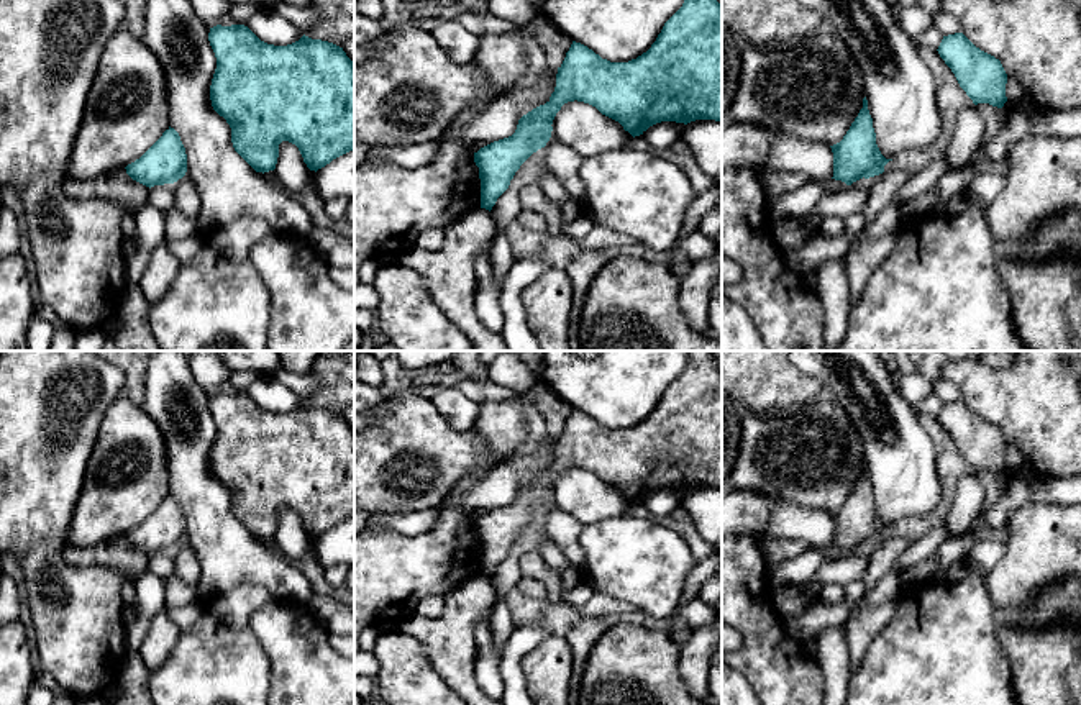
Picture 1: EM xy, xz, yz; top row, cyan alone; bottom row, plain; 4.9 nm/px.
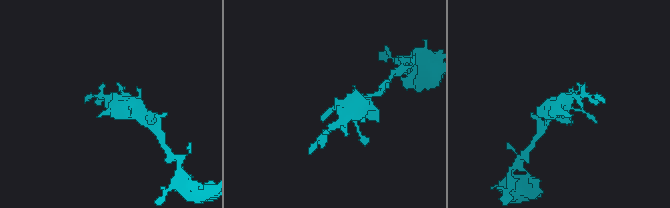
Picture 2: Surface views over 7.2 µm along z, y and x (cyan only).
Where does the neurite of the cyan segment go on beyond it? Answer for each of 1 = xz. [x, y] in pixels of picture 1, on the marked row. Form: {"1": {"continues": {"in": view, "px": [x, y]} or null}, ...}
{"1": {"continues": null}}

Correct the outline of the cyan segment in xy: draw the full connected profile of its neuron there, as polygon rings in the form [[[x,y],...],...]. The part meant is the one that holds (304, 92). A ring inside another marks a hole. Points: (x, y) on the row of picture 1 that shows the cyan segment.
[[[217,25],[208,41],[217,57],[212,107],[230,125],[235,151],[256,172],[276,169],[282,141],[295,144],[315,172],[354,151],[354,62],[343,48],[305,34],[292,44],[274,46],[244,25]]]

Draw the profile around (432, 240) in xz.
[[[440,228],[423,230],[413,241],[413,248],[425,249],[428,252],[440,251],[445,246],[445,231]]]

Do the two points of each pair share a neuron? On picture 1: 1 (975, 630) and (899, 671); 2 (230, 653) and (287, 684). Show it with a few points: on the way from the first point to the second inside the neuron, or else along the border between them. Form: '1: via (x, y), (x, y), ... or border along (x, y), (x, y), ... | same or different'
1: via (957, 646), (932, 671), (917, 671) | same
2: border along (258, 640), (271, 666), (269, 687) | different

